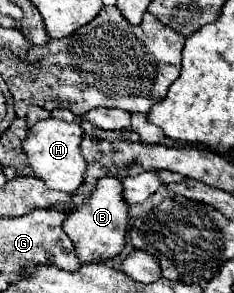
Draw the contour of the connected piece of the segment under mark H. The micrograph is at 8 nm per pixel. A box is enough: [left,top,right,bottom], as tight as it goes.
[24,119,86,193]

